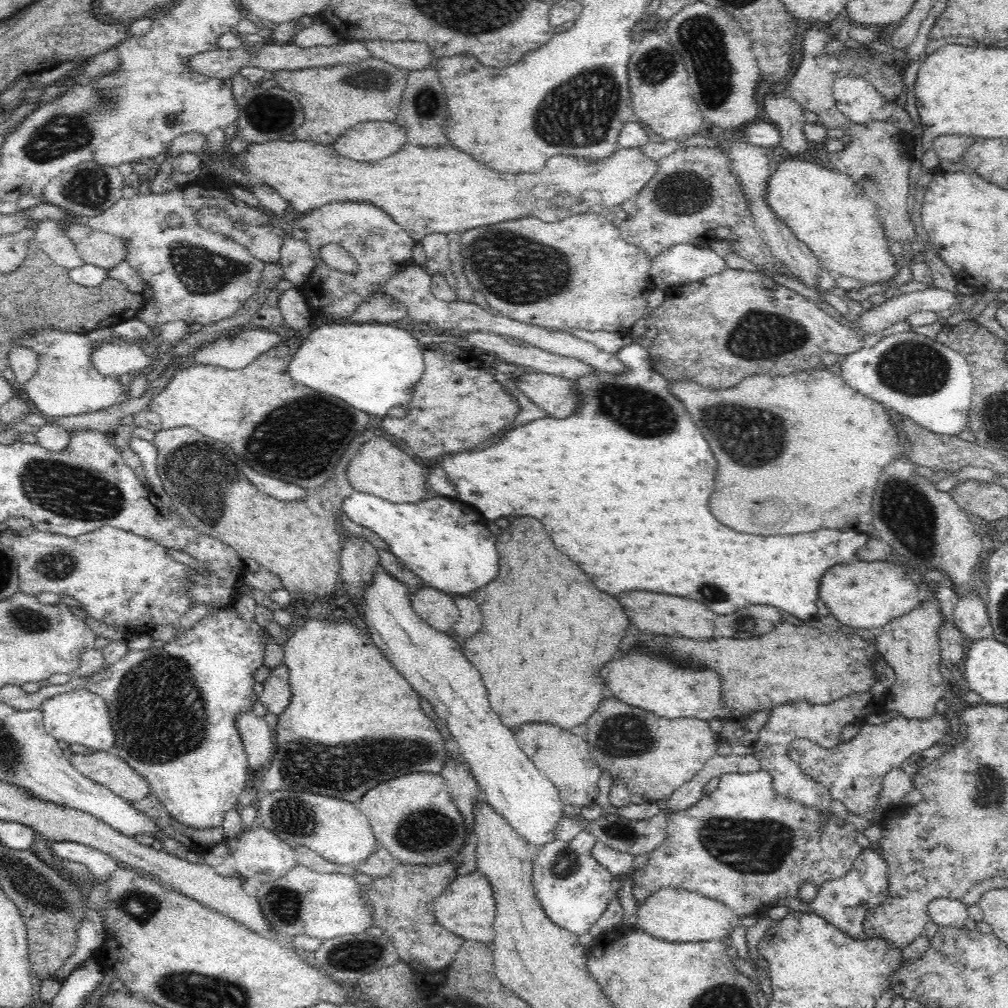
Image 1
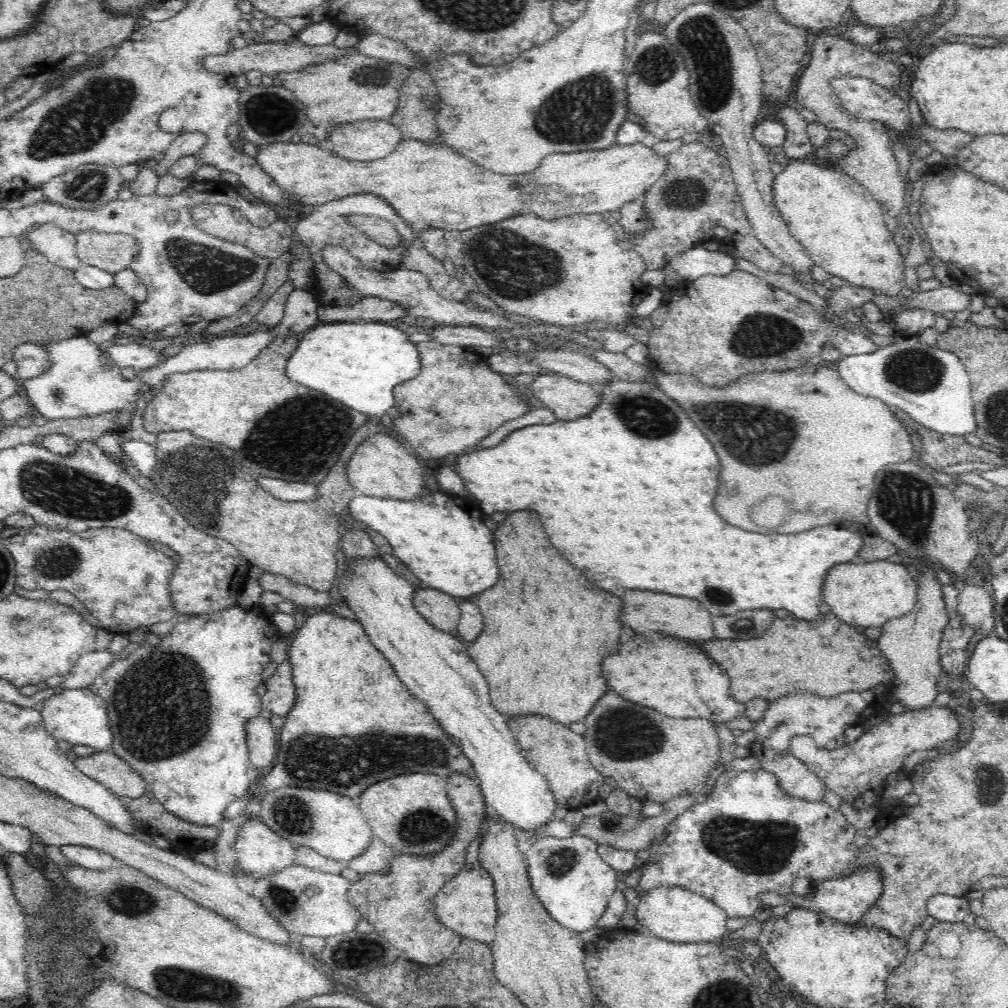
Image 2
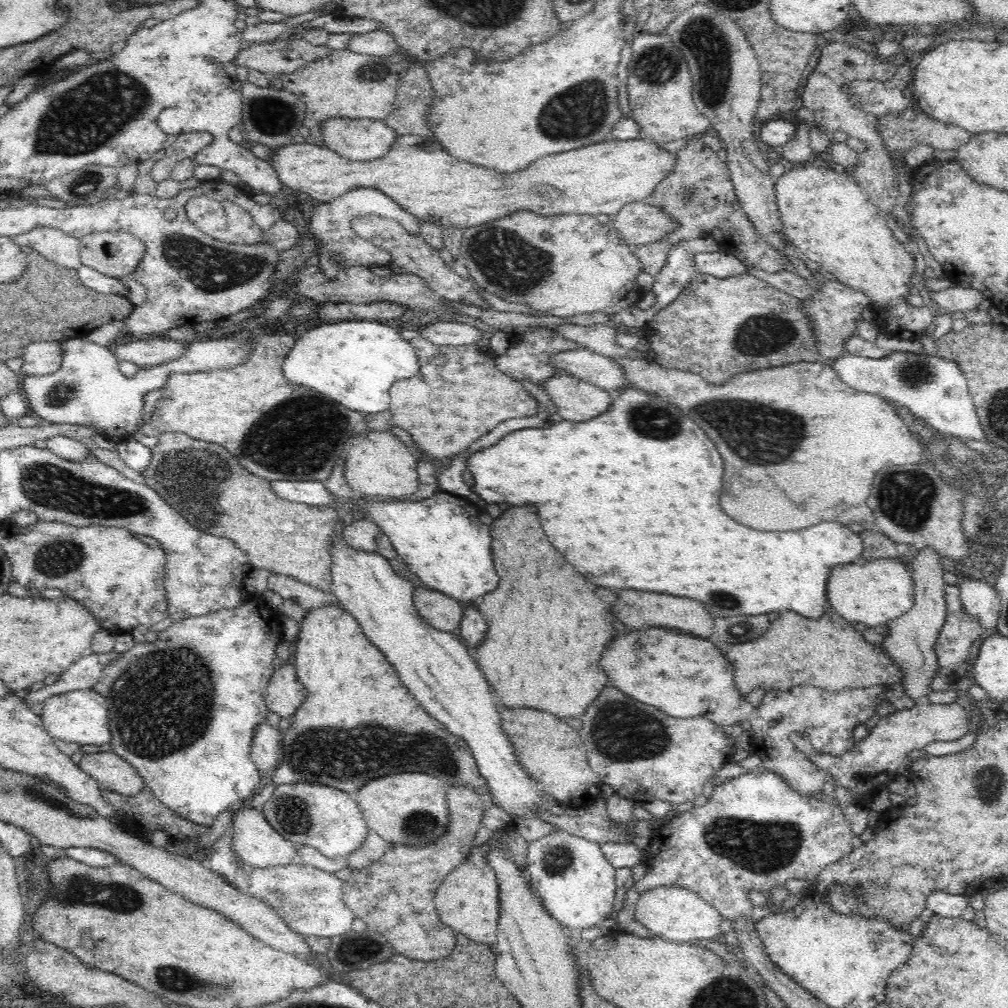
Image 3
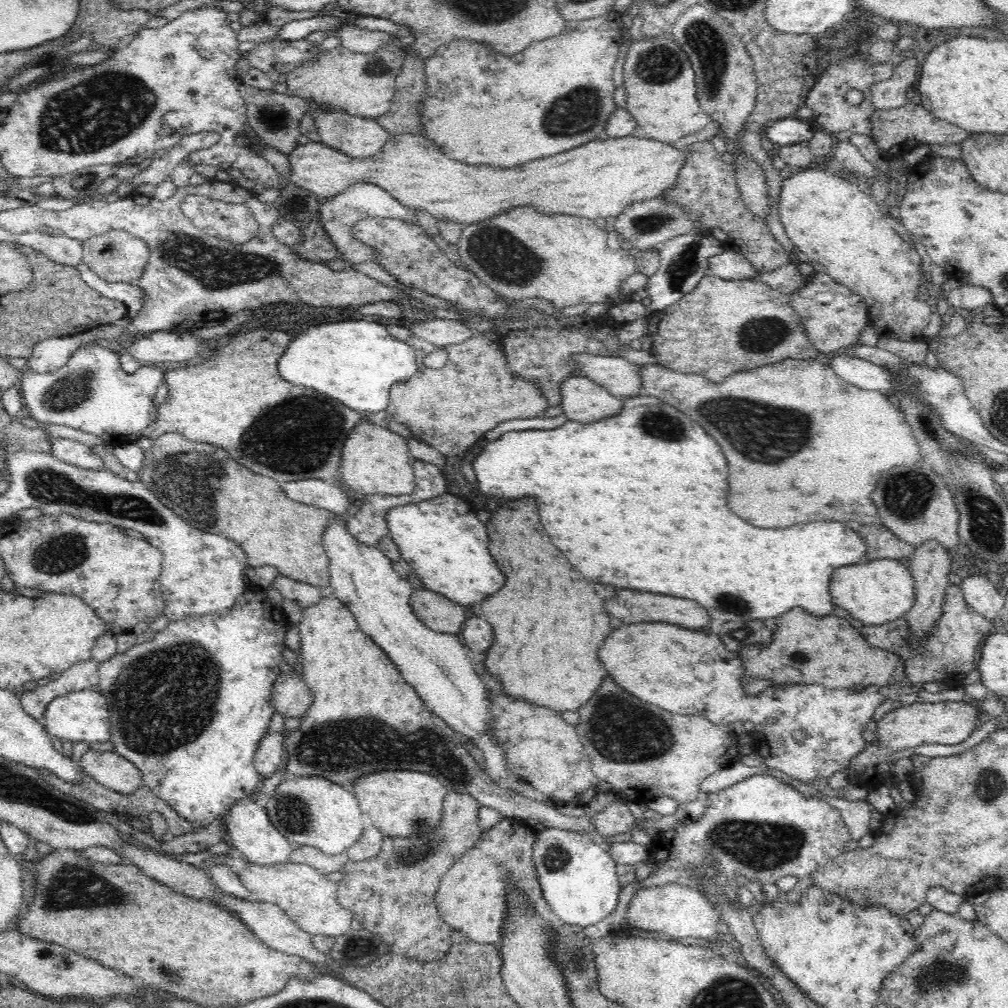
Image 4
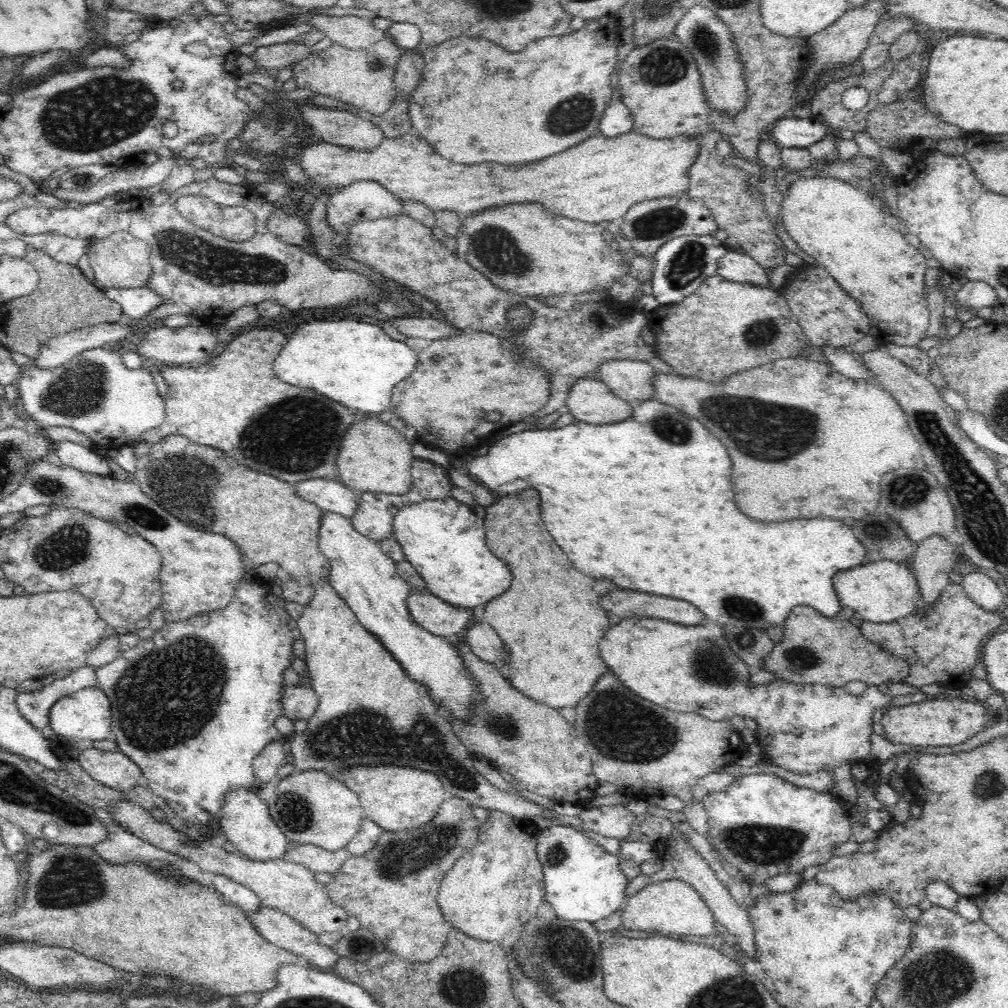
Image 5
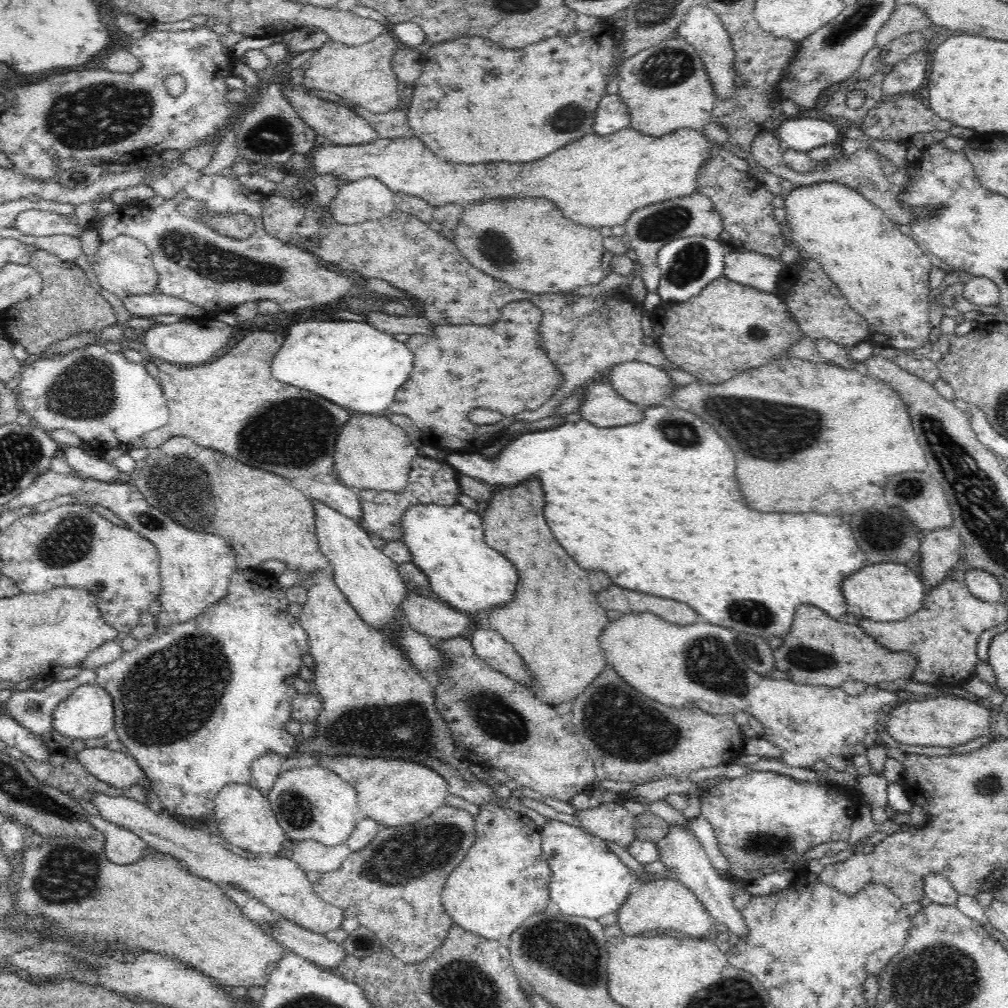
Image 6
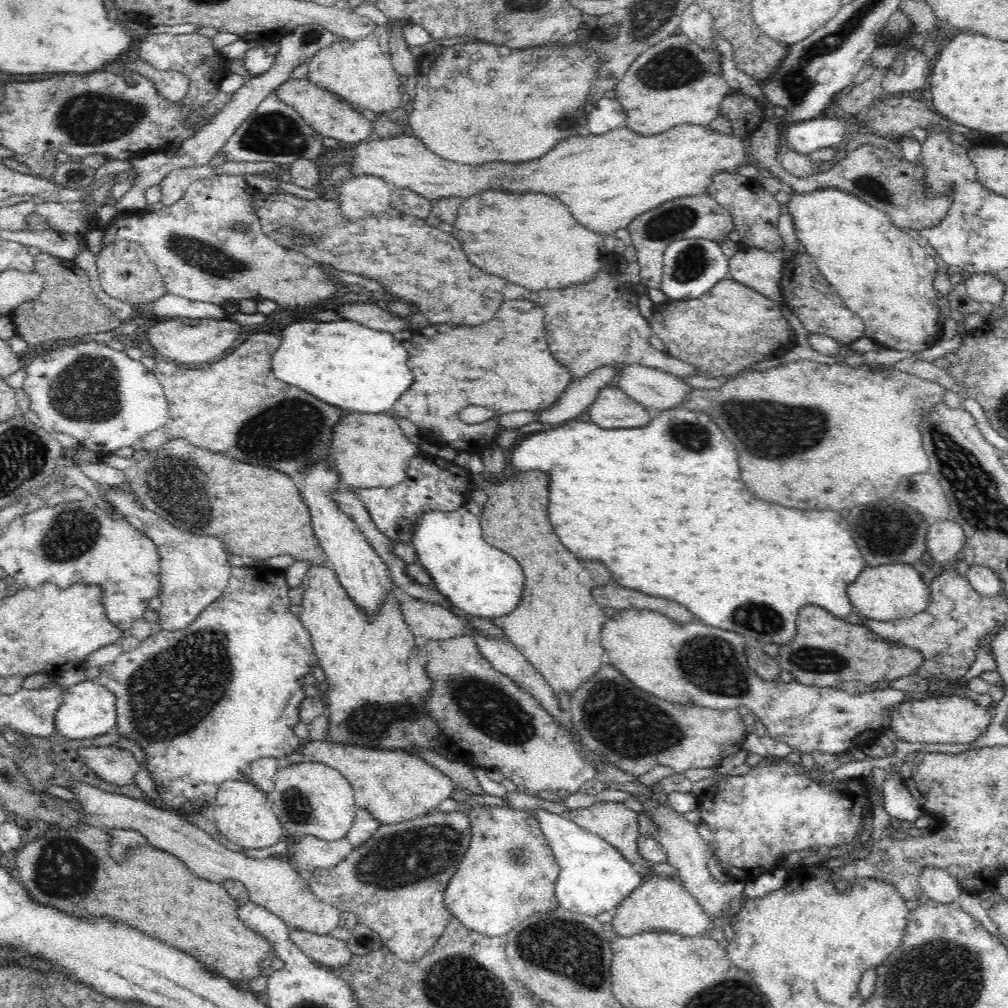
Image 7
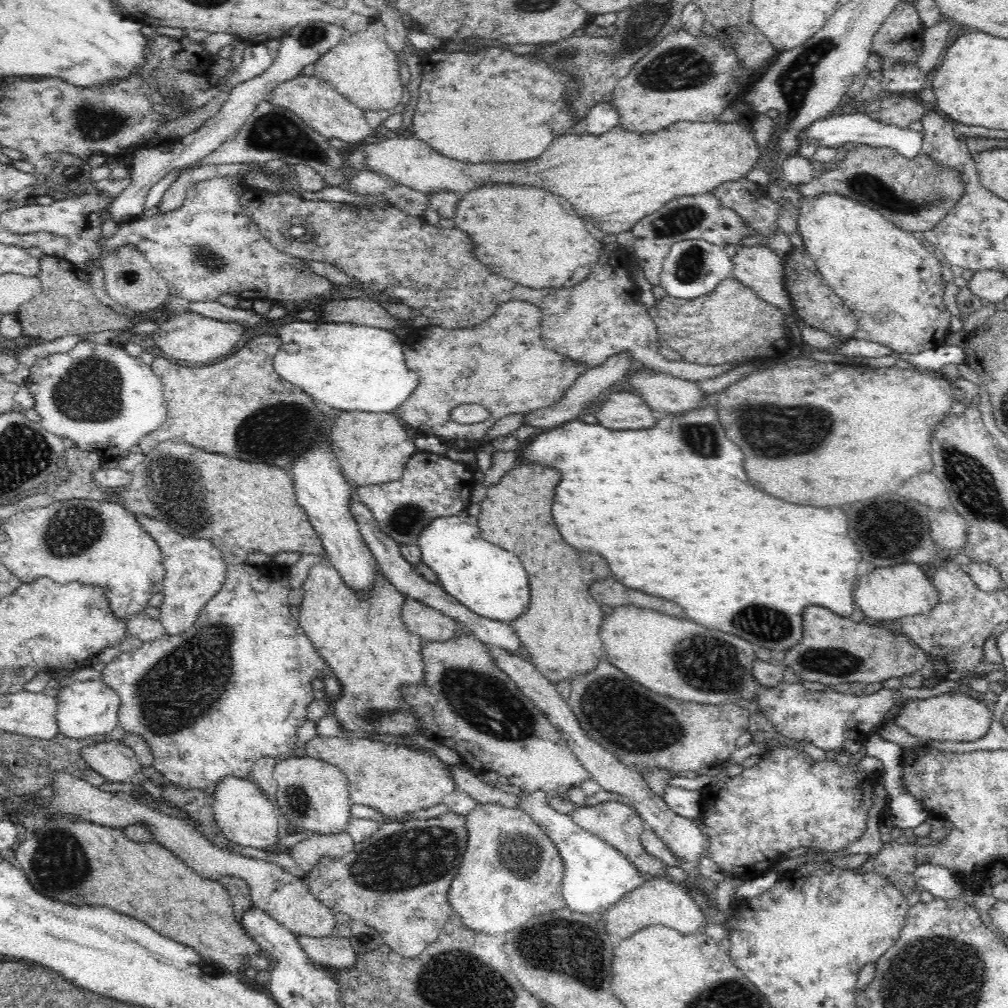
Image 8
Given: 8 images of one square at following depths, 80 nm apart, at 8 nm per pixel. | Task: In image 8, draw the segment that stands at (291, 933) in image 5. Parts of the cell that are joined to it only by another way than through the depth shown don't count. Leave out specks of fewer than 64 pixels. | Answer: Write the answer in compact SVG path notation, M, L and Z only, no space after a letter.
M298 935L300 946L308 958L316 965L326 966L328 970L339 971L355 965L357 952L349 941L349 937L311 937Z

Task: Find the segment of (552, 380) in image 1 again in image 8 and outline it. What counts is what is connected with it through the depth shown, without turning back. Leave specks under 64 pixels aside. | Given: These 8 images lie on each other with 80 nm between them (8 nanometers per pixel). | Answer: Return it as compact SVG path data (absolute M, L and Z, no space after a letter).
M610 390L602 396L604 404L596 412L601 426L612 430L644 430L656 426L658 413L637 395Z

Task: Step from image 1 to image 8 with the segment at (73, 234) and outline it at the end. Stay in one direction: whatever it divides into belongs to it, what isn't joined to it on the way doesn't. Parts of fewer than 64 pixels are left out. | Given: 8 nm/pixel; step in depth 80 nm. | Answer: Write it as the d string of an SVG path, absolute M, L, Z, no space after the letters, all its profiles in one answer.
M124 245L113 251L105 251L100 258L99 265L104 271L103 282L107 293L125 309L134 310L138 314L162 308L171 295L162 275L134 245Z

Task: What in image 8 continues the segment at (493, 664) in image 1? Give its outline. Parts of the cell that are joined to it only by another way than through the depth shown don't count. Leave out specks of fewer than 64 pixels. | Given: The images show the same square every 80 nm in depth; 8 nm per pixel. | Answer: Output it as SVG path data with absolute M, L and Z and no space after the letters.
M521 463L524 466L516 466L512 472L508 472L508 474L504 474L502 476L502 480L496 484L496 486L492 485L488 488L488 496L486 496L486 500L480 502L480 506L482 510L480 510L478 519L478 526L480 526L480 530L482 530L482 538L486 540L486 542L494 542L496 546L502 546L504 550L510 550L510 552L514 552L520 560L522 560L522 564L526 566L526 570L528 570L528 576L530 576L530 606L528 606L528 610L526 610L526 614L522 614L522 618L514 619L510 622L504 622L508 624L510 627L514 629L516 636L522 643L521 646L524 646L523 650L527 652L527 658L529 661L535 665L535 667L552 683L560 684L560 682L568 682L568 680L574 679L576 674L588 674L590 670L594 670L595 666L598 666L596 662L602 658L602 656L606 656L603 650L603 643L601 642L601 637L599 636L600 626L602 626L602 620L604 620L604 614L600 612L600 606L594 602L594 598L592 596L588 596L588 592L590 592L590 586L594 584L594 582L598 582L598 580L602 580L602 578L608 578L608 574L610 574L610 566L608 566L608 562L602 558L602 556L598 556L598 554L588 554L588 552L578 552L578 550L574 550L574 548L570 548L564 540L562 540L562 536L560 536L560 532L558 532L558 528L554 526L554 522L552 522L552 496L554 496L554 490L556 490L556 484L558 484L558 480L560 480L560 474L556 472L556 470L552 470L552 468L546 468L546 466L536 466L536 464L530 463Z

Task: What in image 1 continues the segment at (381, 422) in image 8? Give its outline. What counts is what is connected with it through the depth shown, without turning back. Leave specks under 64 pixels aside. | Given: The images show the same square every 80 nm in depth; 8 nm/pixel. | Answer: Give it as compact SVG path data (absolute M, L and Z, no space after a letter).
M372 438L352 457L347 466L347 477L356 491L373 494L392 503L415 504L432 494L427 470L386 438Z

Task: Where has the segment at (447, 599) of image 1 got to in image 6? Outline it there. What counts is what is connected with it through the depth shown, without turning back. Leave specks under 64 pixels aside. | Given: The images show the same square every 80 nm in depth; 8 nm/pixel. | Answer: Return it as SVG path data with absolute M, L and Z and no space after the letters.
M410 589L400 607L405 622L414 631L431 639L446 640L461 636L470 625L468 616L462 611L442 604L442 601L418 595Z

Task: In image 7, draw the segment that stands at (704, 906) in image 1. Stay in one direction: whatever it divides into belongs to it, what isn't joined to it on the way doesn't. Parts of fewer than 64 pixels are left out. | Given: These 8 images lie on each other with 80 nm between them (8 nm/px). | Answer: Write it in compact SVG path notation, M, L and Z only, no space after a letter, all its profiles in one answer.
M650 875L643 884L630 893L613 914L613 935L631 937L650 930L670 930L689 937L707 935L712 920L701 904L681 883L668 877Z

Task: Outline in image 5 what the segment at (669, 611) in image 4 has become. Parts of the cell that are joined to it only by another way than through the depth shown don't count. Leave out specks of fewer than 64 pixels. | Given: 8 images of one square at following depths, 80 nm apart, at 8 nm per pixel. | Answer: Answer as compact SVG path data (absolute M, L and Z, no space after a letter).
M614 590L602 596L602 608L610 610L620 618L650 616L678 622L682 626L698 626L704 620L704 614L690 602L666 596L642 594L636 590Z

